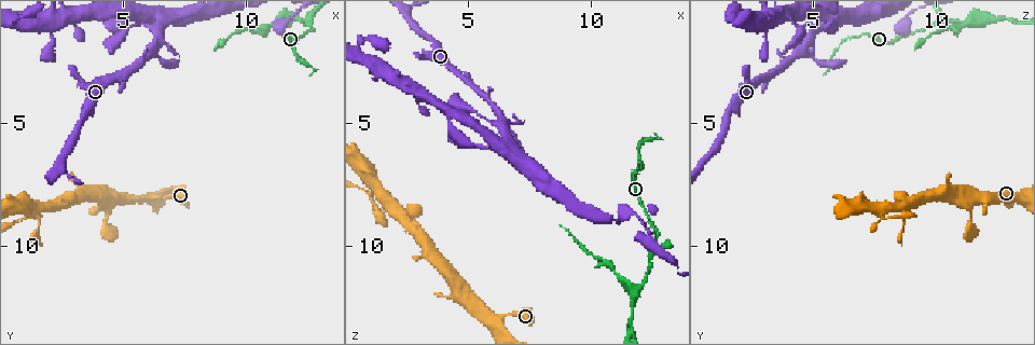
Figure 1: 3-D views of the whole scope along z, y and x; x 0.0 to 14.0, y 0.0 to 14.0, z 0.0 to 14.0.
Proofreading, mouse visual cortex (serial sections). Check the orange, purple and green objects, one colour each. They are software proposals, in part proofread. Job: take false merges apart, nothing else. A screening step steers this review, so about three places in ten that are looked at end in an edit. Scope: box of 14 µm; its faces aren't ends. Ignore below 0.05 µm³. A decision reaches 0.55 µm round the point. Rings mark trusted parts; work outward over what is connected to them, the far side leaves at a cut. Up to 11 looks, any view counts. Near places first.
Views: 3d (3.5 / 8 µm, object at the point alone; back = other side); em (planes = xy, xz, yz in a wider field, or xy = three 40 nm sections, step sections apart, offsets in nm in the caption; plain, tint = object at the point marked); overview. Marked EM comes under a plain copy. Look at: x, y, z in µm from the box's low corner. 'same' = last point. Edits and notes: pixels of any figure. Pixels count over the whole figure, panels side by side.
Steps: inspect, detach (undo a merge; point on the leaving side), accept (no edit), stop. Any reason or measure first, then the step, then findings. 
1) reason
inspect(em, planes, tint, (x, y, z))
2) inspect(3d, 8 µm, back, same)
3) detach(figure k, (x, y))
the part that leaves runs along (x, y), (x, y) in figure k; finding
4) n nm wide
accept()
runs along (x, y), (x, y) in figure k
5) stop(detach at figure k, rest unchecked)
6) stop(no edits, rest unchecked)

inspect(3d, 3.5 µm, (12.7, 1.0, 9.9))

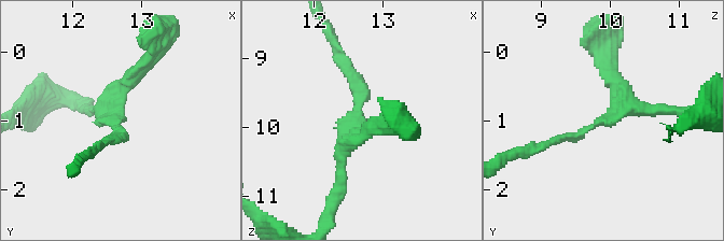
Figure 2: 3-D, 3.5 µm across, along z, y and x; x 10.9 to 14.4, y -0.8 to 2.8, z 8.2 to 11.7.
inspect(em, xy, step 5, tint, (12.65, 0.95, 9.90))

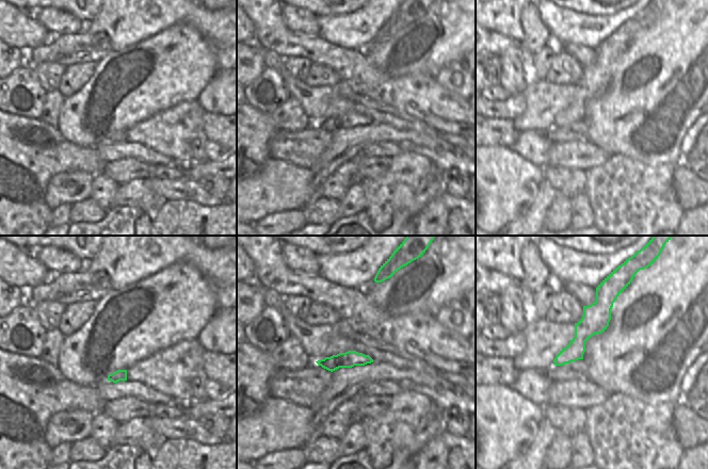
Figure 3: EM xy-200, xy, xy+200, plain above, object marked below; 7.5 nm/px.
arms of 150, 200, 200 nm
accept()
one cell here

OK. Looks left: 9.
narrows sharply
inspect(3d, 3.5 µm, (6.3, 8.1, 13.1))

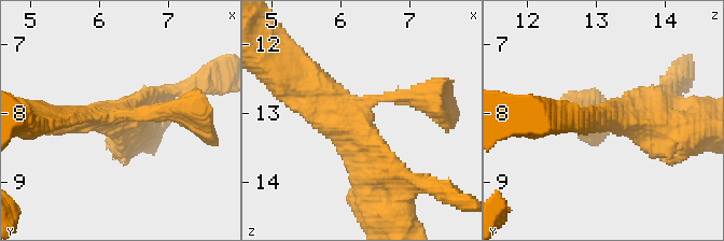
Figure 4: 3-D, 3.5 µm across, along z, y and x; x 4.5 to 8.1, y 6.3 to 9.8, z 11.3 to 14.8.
inspect(em, xy, step 1, tint, (6.25, 7.95, 13.05))

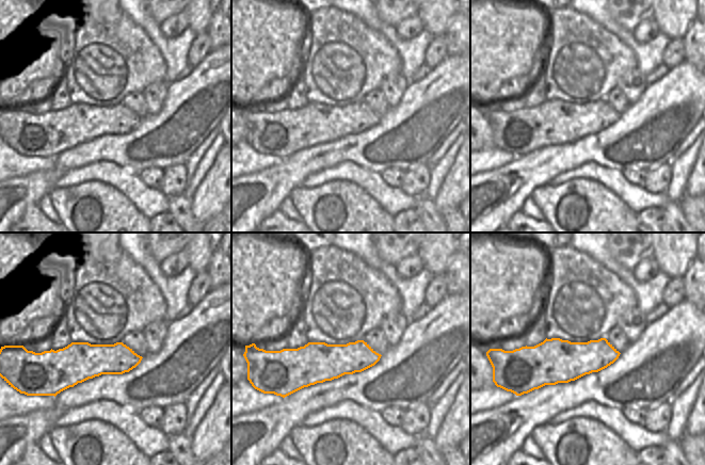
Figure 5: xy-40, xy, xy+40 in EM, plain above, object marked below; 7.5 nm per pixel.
300 nm wide
accept()
runs along (184, 110), (52, 123) in figure 4; all the same cell

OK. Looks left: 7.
sharp bend
inspect(3d, 3.5 µm, (4.4, 9.1, 11.3))

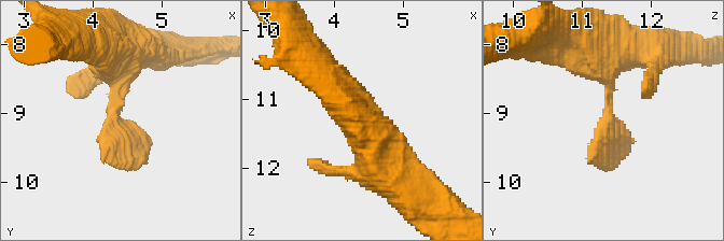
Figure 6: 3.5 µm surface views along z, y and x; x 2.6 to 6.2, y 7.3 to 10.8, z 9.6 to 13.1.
need the tissue
inspect(em, xy, step 1, tint, (4.30, 9.15, 11.35))

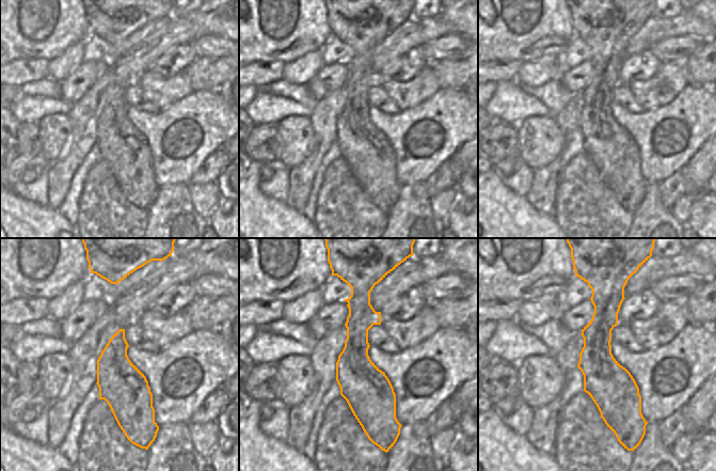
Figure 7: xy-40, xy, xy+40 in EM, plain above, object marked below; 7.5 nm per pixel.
accept()
continuous, no second cell

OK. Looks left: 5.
four-way junction
inspect(3d, 3.5 µm, (1.4, 8.6, 7.8))

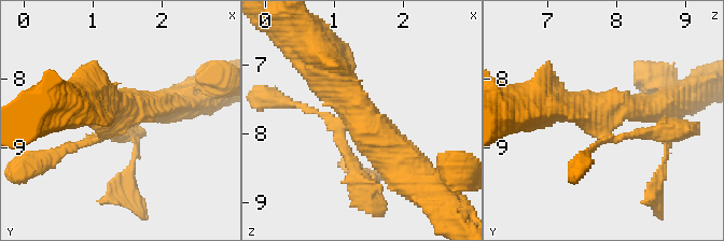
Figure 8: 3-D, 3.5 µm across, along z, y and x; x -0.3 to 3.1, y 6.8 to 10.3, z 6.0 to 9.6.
4 arms; arms of 100, 150, 400, 450 nm
inspect(em, xy, step 5, tint, (1.40, 8.55, 7.75))

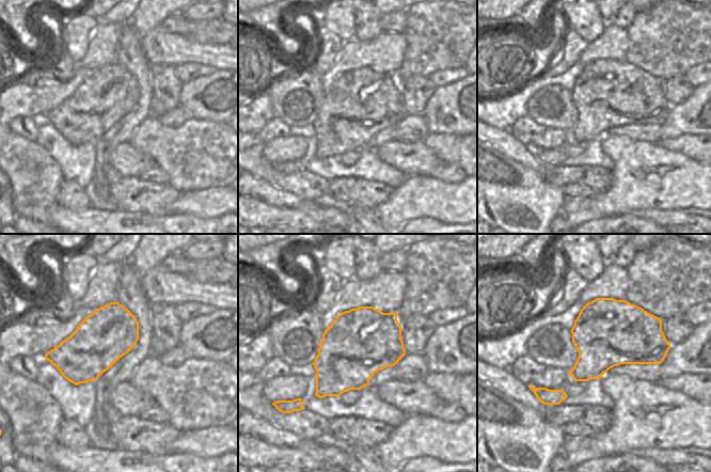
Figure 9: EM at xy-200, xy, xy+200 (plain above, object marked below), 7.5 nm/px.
accept()
all the same cell

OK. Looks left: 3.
stop(no edits, rest unchecked)

